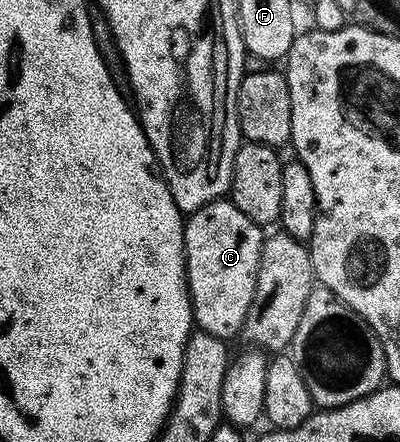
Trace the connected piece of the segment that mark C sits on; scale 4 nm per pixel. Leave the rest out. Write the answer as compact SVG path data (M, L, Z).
M217 200L187 215L184 224L184 269L188 280L188 294L192 297L192 317L203 333L225 340L239 335L244 328L246 312L256 291L256 277L266 234L250 216L238 212L231 200Z

